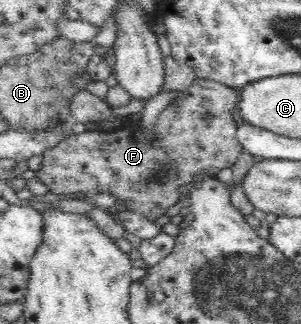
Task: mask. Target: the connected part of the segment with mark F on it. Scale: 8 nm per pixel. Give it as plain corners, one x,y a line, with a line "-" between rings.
197,78
159,113
156,124
150,130
131,123
130,128
123,126
108,132
72,133
53,149
43,153
37,177
49,188
51,194
109,193
118,201
130,202
125,211
131,209
153,222
181,199
181,187
201,181
205,175
216,176
221,170
232,168
239,159
243,147
237,139
237,124
231,114
237,105
238,94
239,90
212,79

